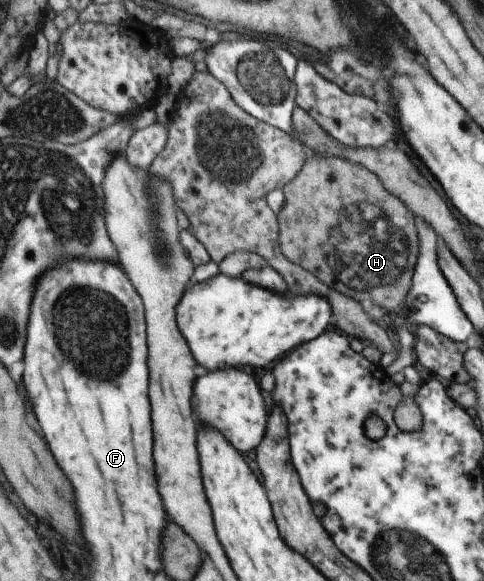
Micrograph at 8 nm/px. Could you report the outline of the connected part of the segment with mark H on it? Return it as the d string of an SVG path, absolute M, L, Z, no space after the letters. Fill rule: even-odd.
M319 156L319 171L296 175L282 187L284 204L278 212L280 221L280 251L289 261L311 272L323 285L349 296L356 302L369 301L385 311L397 311L410 290L409 281L416 267L417 237L413 227L413 215L391 195L387 187L368 169L346 162L341 158Z

